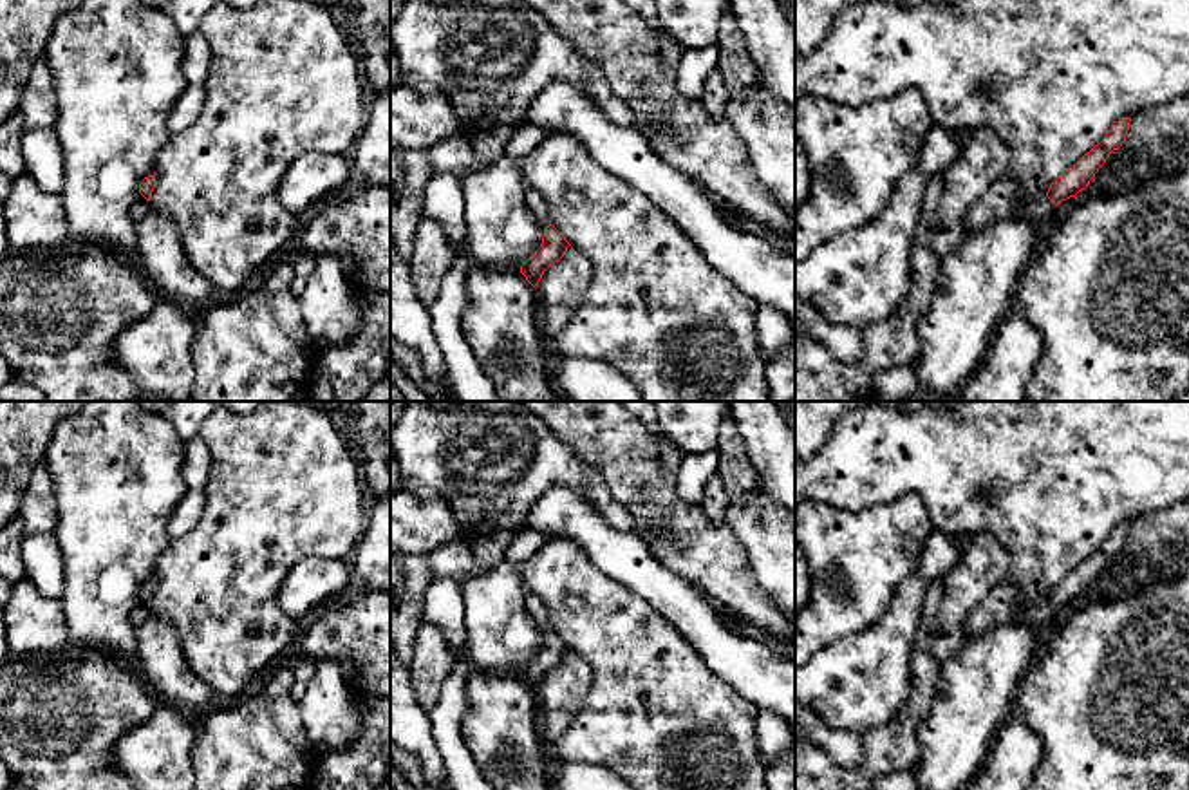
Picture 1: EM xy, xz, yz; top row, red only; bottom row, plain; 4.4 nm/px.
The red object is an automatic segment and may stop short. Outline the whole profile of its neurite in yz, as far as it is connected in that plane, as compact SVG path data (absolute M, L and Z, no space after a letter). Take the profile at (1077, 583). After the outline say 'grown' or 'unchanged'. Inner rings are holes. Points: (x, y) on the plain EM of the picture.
M1120 522L1115 526L1099 550L1095 550L1075 569L1064 575L1041 604L1023 611L1021 618L1032 625L1046 624L1063 606L1086 595L1109 559L1119 555L1126 546L1129 526L1131 522Z | grown

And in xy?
M148 580L141 586L139 589L139 600L136 604L136 607L130 611L130 622L139 627L143 625L148 616L150 616L150 602L152 602L152 597L155 593L155 582L154 580Z | grown

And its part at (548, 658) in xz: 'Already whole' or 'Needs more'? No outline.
Needs more

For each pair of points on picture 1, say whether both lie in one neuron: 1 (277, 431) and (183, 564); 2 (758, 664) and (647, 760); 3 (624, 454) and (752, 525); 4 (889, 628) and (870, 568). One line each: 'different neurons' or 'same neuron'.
1: same neuron
2: different neurons
3: different neurons
4: different neurons

